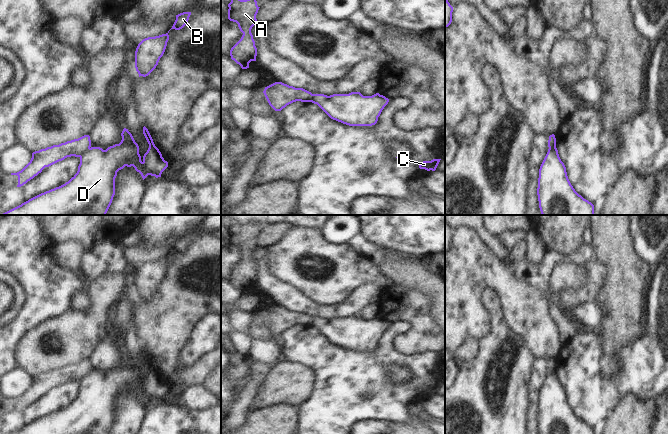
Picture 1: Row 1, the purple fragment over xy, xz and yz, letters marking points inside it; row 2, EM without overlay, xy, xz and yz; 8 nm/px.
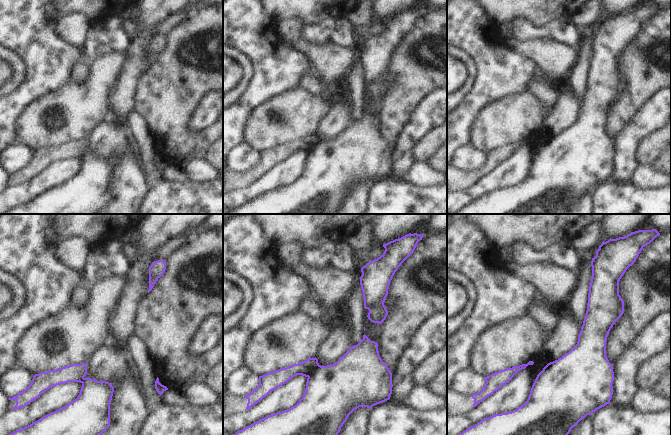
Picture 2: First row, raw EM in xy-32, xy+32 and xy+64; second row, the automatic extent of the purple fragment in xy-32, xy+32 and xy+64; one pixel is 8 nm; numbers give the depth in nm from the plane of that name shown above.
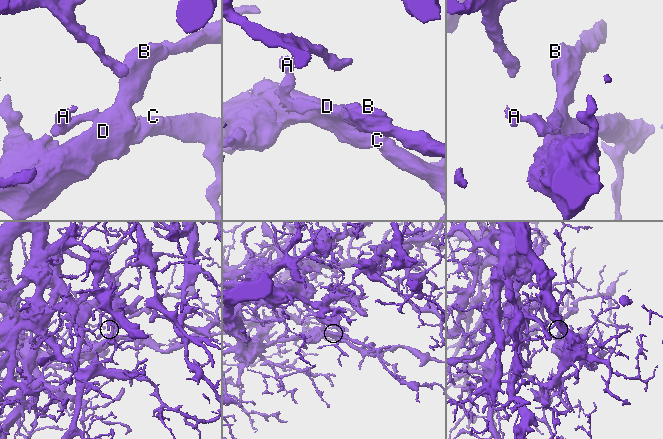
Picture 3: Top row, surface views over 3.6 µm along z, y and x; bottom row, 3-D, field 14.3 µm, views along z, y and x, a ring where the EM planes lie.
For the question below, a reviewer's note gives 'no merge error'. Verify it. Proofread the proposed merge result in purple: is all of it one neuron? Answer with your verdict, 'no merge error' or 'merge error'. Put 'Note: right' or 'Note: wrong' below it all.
merge error
Note: wrong

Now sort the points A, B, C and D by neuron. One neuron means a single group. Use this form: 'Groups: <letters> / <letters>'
Groups: A / B C D

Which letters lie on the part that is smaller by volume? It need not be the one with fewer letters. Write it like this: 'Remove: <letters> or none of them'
Remove: A

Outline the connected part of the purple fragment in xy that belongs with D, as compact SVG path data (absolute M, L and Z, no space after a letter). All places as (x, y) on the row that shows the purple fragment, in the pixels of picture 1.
M145 126L143 134L149 144L143 157L139 154L139 146L132 134L124 128L119 144L110 146L106 150L91 147L84 152L80 156L77 173L68 182L41 193L2 215L106 215L115 195L115 178L119 170L125 166L133 166L144 180L148 175L161 177L162 172L168 167L168 162L162 157Z

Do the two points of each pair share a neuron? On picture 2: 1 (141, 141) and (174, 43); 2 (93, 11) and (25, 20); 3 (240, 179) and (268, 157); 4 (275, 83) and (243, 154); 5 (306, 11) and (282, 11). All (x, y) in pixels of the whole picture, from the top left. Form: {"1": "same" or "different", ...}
{"1": "different", "2": "different", "3": "same", "4": "different", "5": "same"}

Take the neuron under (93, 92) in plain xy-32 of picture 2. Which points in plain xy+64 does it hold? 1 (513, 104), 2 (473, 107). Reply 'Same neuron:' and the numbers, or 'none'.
Same neuron: 1

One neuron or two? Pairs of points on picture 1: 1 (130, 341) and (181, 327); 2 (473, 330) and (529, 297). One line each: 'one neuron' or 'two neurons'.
1: two neurons
2: one neuron

